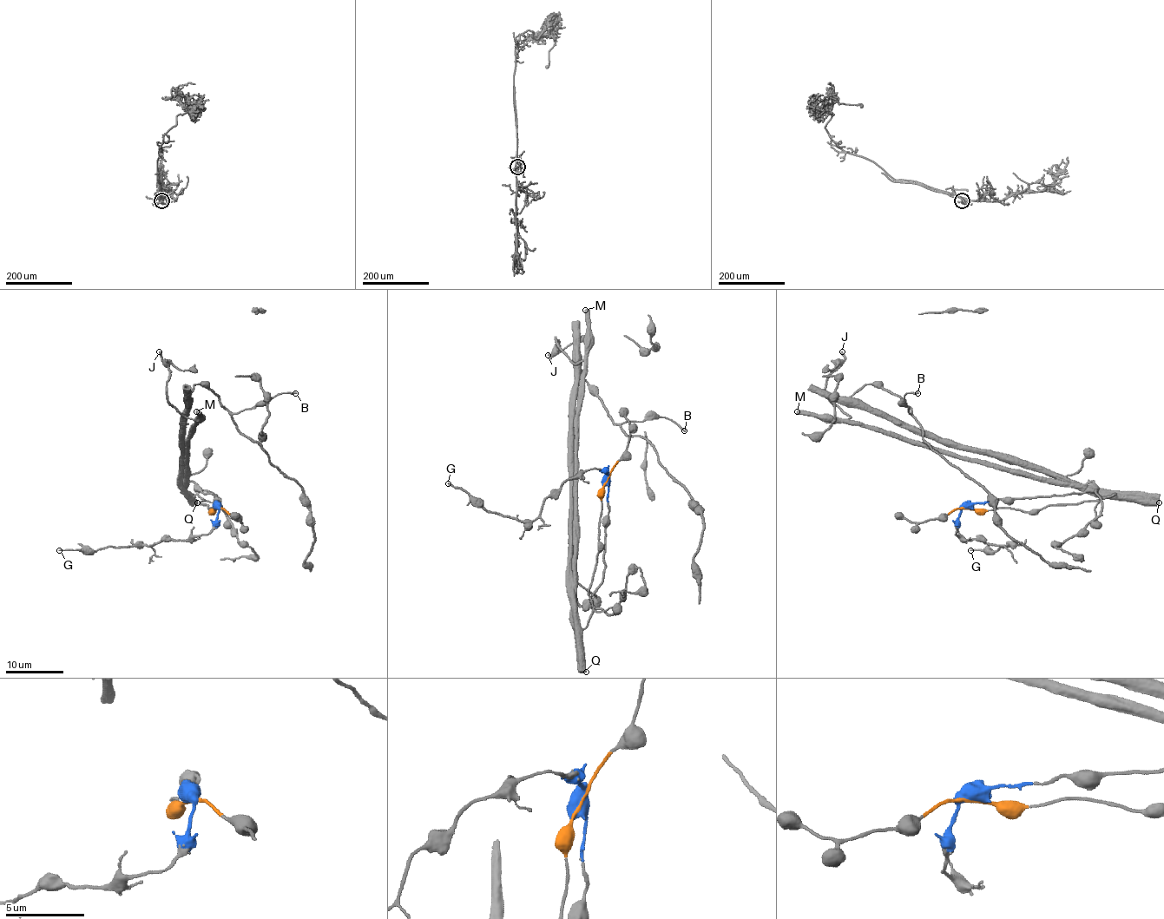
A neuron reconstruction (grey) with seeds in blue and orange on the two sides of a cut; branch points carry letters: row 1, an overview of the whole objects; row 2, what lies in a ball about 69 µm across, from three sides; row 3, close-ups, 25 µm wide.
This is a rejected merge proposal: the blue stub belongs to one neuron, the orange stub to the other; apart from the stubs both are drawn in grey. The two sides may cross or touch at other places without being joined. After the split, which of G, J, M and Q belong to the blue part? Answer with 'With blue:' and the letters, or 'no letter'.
With blue: G, J, M

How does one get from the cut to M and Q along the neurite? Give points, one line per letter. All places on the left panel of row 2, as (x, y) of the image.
M: (219, 508), (219, 499), (214, 495), (204, 493), (191, 482), (187, 484), (187, 441), (199, 422), (195, 412)
Q: (219, 508), (210, 512), (195, 495), (197, 503)

